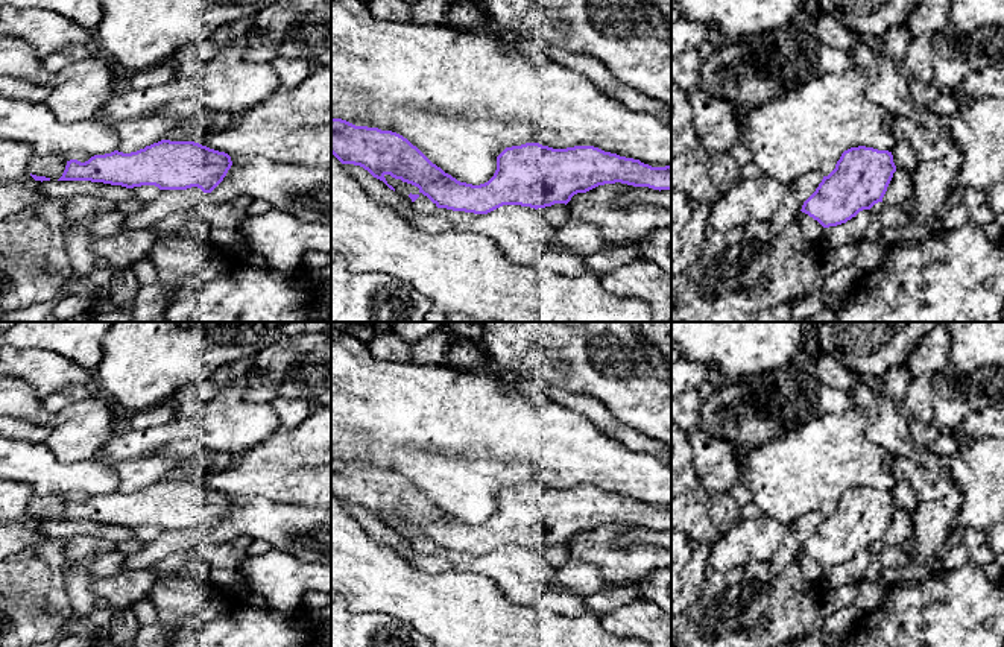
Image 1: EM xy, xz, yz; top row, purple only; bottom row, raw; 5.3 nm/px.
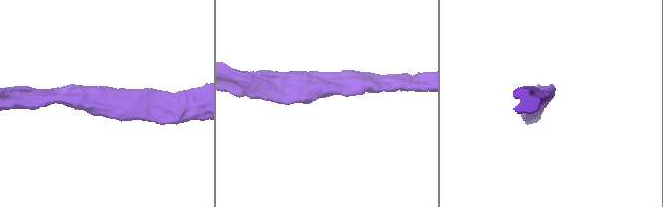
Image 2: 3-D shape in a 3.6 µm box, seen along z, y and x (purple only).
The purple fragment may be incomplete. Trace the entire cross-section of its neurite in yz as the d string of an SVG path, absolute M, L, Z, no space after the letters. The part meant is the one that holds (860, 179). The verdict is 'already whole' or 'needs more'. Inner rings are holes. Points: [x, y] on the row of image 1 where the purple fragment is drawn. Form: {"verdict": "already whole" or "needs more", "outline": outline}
{"verdict": "already whole", "outline": "M851 147L841 153L835 169L823 176L800 211L823 228L846 223L860 211L882 202L895 172L892 152Z"}

